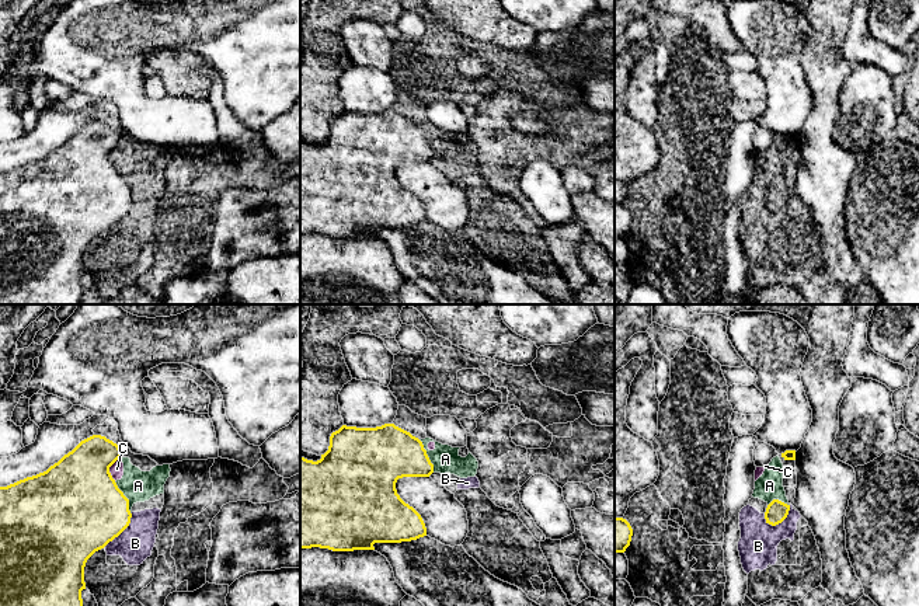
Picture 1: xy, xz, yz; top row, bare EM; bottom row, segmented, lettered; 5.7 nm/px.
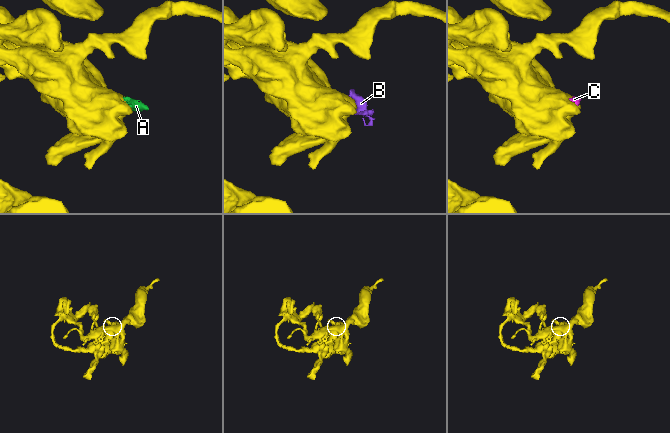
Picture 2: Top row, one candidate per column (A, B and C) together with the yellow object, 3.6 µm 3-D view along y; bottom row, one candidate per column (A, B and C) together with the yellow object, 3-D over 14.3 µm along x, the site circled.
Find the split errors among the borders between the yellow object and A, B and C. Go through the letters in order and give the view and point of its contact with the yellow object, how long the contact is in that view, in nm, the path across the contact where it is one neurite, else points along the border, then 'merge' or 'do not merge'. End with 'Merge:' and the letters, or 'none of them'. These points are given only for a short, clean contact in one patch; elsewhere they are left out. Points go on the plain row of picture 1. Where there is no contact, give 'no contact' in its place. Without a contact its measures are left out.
A: contact xz (427, 142); length 220 nm; border xz (418, 125), (434, 157); do not merge
B: contact yz (780, 208); length 180 nm; border yz (790, 191), (789, 199), (780, 208), (775, 211), (765, 208); do not merge
C: contact xy (108, 155); length 140 nm; border xy (119, 143), (110, 153), (110, 160), (114, 166); do not merge
Merge: none of them

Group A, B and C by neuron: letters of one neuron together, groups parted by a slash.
A B C

